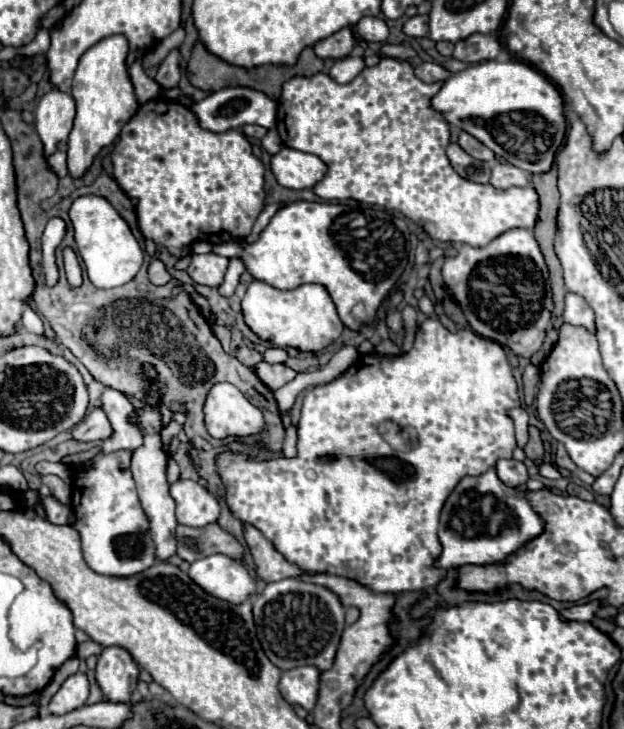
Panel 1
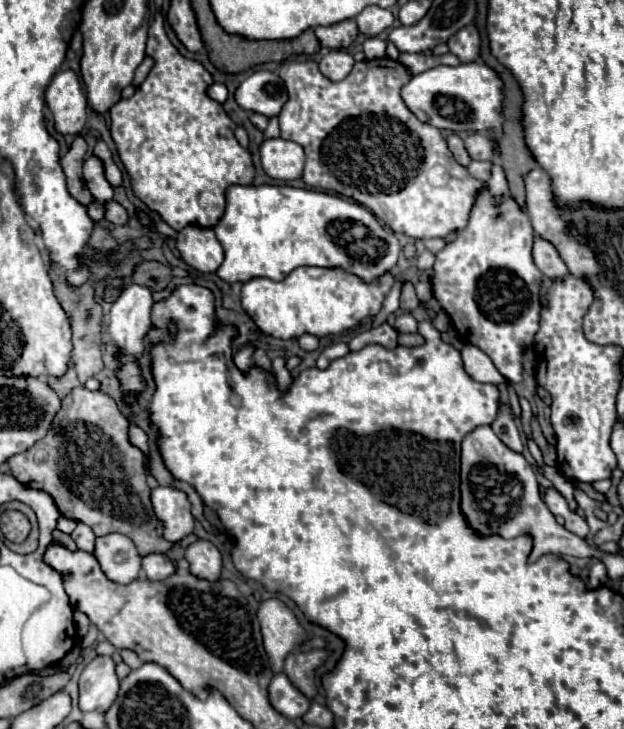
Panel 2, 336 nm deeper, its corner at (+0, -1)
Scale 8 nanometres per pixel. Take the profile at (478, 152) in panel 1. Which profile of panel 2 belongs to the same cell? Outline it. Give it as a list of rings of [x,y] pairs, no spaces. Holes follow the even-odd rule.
[[[471,133],[465,139],[465,149],[471,155],[471,159],[489,161],[489,159],[493,159],[495,143],[493,143],[493,139],[487,133]]]

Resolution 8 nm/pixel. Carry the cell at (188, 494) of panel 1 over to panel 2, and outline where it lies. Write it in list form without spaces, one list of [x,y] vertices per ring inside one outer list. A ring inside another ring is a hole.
[[[157,487],[151,491],[151,503],[165,525],[165,539],[175,543],[193,533],[195,519],[191,515],[187,493],[173,487]]]

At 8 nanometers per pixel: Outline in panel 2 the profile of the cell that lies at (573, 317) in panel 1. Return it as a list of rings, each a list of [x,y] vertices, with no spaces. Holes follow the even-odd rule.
[[[535,237],[533,259],[535,259],[535,265],[539,267],[539,271],[545,277],[549,277],[551,281],[553,281],[553,277],[565,277],[565,273],[569,273],[567,265],[563,263],[563,259],[557,253],[557,249],[549,241],[545,241],[545,239]]]

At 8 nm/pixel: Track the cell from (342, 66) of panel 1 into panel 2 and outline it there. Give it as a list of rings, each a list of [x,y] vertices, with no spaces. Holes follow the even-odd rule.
[[[329,51],[319,61],[319,69],[331,81],[341,81],[341,79],[345,79],[349,75],[349,71],[353,69],[353,63],[355,61],[347,51]]]

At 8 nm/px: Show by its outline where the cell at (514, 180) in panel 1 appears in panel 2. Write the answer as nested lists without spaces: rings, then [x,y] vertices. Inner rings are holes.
[[[471,161],[469,163],[469,173],[481,181],[487,181],[491,177],[491,167],[493,167],[493,161]]]

